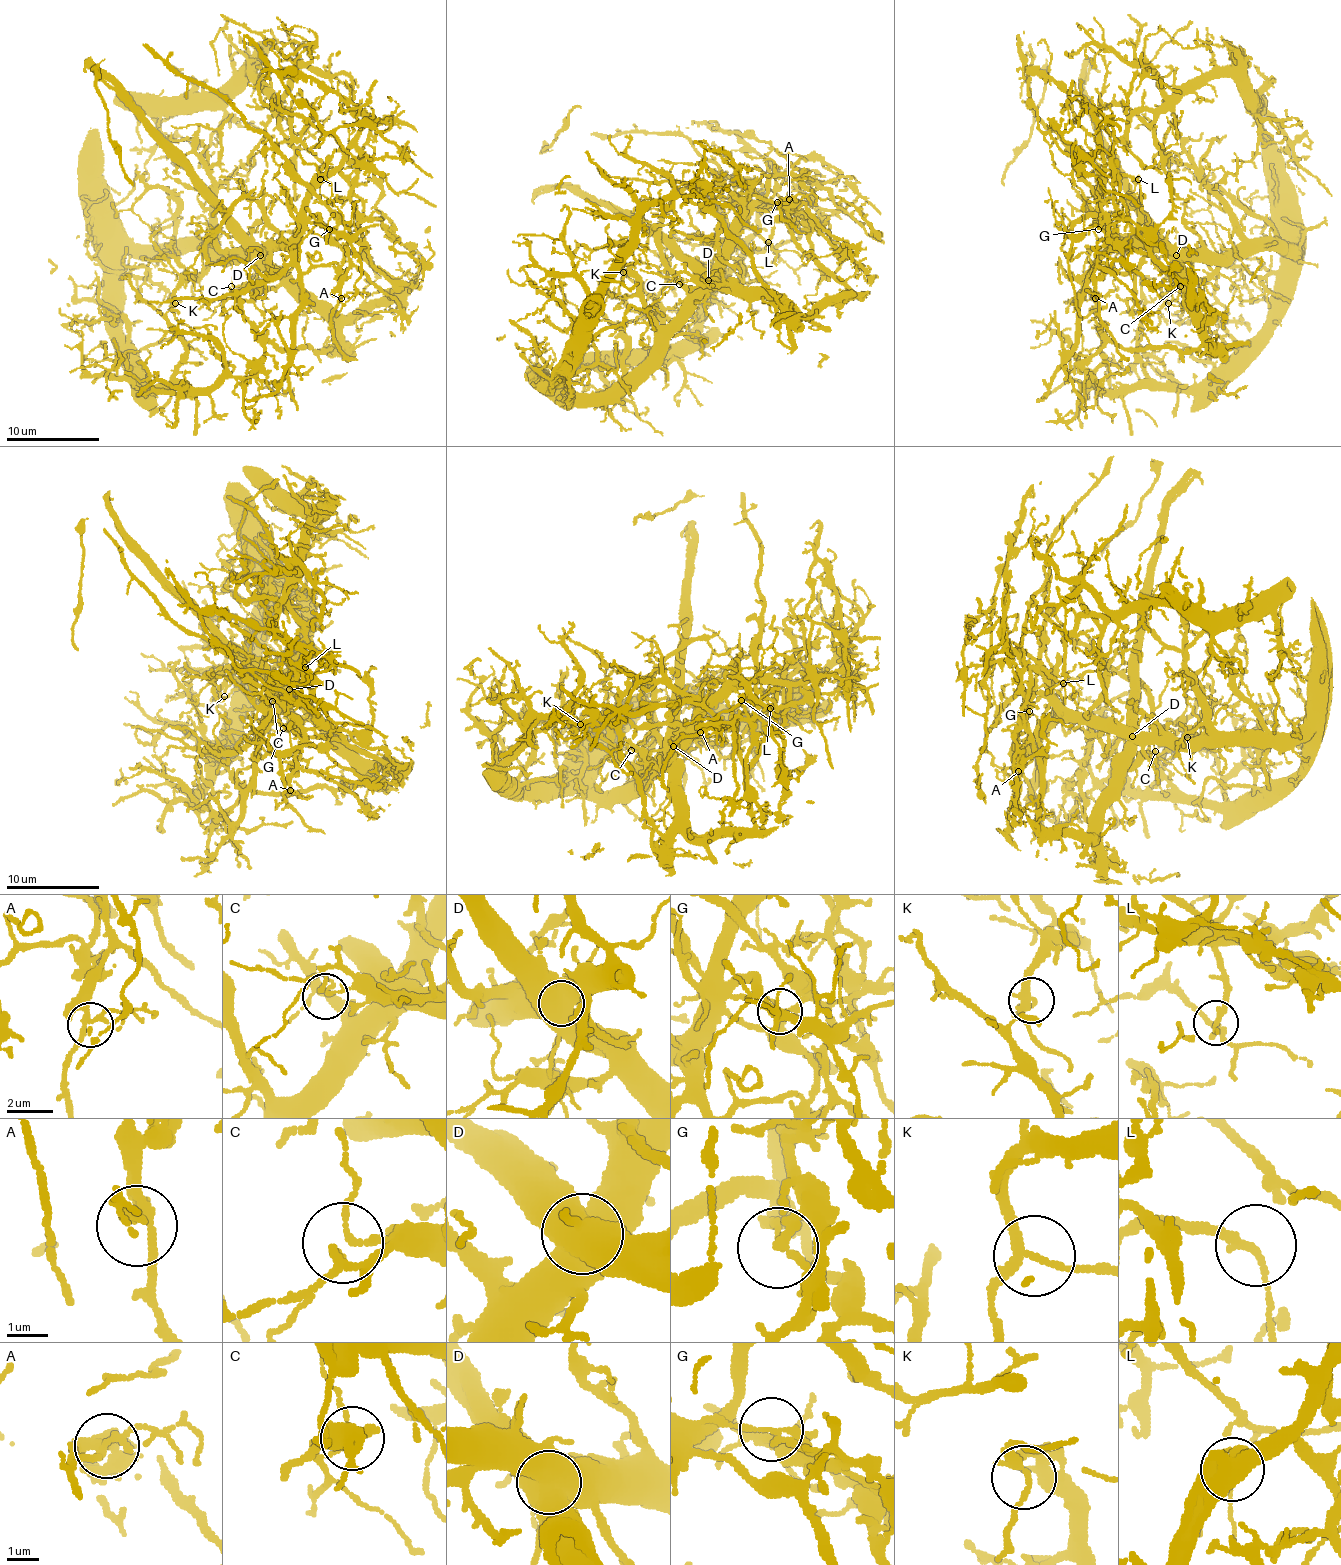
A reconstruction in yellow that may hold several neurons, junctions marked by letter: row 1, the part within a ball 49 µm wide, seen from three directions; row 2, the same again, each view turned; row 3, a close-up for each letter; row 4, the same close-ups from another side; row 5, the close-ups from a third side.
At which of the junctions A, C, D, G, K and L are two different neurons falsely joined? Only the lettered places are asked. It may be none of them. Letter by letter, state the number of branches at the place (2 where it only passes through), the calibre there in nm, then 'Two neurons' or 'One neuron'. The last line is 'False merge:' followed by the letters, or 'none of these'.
A: Branches: 3. Thickness 200 nm. One neuron
C: Branches: 2. Thickness 130 nm. One neuron
D: Branches: 2. Thickness 850 nm. Two neurons
G: Branches: 3. Thickness 150 nm. Two neurons
K: Branches: 3. Thickness 240 nm. One neuron
L: Branches: 3. Thickness 150 nm. One neuron
False merge: D, G

